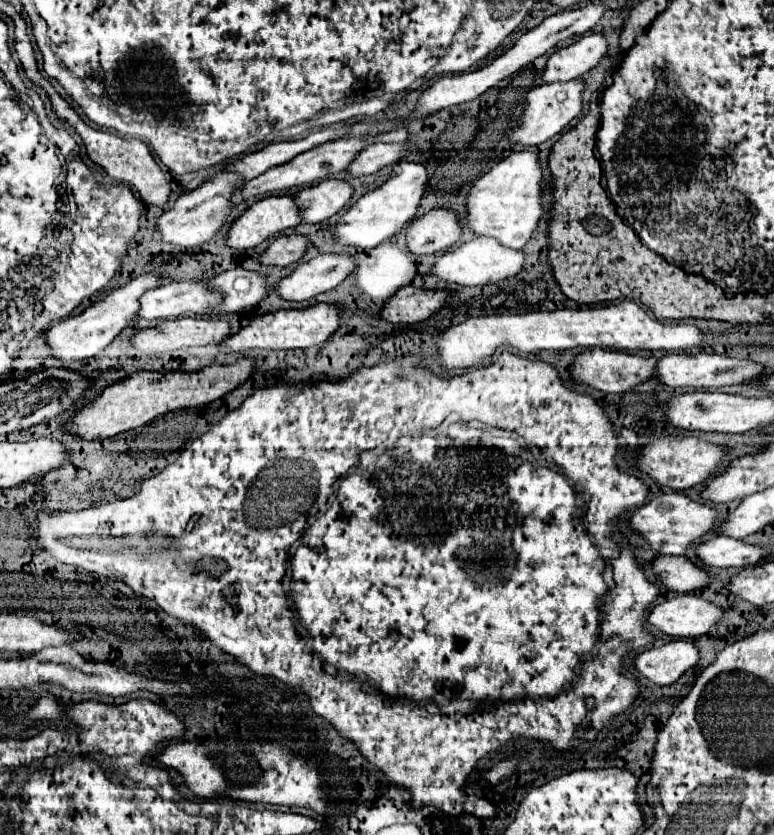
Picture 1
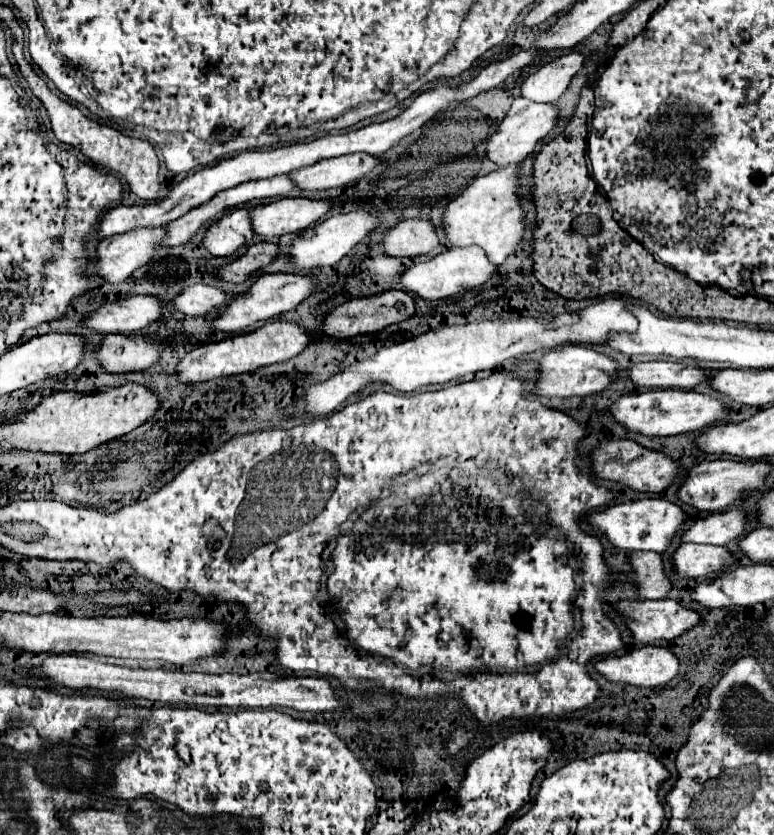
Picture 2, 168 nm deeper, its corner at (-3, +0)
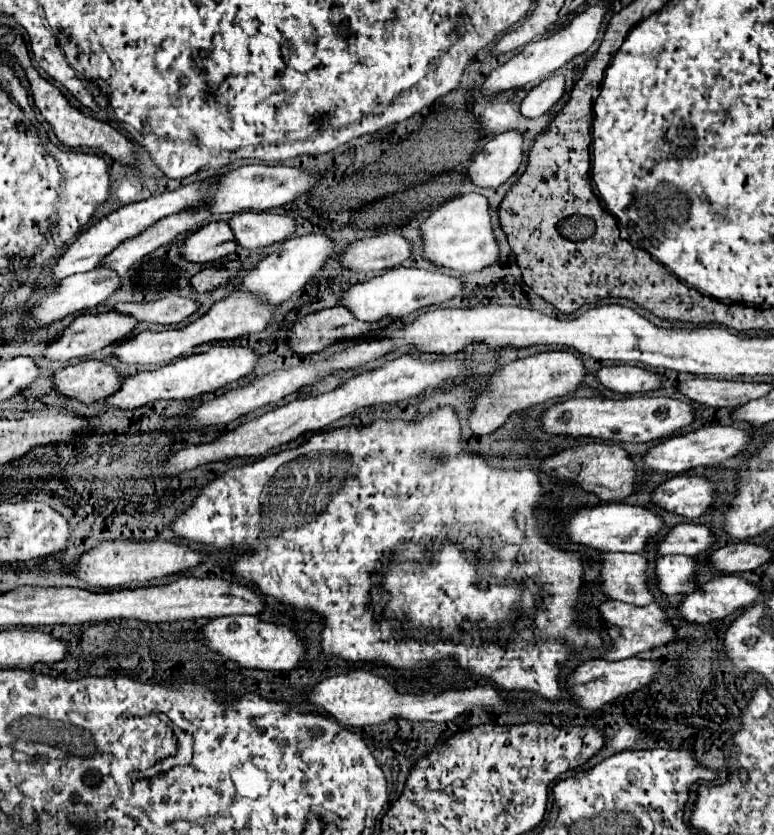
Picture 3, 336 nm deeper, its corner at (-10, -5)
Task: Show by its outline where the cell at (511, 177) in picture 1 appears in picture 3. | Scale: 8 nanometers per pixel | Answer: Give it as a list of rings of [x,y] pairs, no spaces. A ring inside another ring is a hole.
[[[465,194],[445,202],[421,224],[421,230],[425,240],[425,258],[439,266],[453,268],[459,274],[479,272],[501,260],[501,248],[491,226],[491,206],[481,194]]]

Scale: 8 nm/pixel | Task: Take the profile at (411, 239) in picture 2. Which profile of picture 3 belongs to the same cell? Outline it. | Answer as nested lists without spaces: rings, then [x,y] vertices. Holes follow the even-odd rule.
[[[397,232],[363,238],[341,254],[341,264],[351,270],[373,272],[401,266],[411,258],[411,244]]]

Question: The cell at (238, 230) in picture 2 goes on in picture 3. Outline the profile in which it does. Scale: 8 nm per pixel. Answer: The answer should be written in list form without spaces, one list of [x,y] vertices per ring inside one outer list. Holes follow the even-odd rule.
[[[211,222],[191,234],[183,244],[183,256],[191,262],[215,262],[237,250],[233,230],[227,222]]]

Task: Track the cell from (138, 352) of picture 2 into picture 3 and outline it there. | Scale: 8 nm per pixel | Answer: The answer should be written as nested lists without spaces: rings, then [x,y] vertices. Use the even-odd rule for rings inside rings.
[[[83,360],[55,374],[55,390],[83,402],[107,398],[121,386],[119,372],[101,360]]]

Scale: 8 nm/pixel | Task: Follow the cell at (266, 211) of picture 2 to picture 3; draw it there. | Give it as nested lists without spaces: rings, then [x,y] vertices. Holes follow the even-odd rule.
[[[241,212],[229,220],[235,240],[243,248],[271,246],[295,234],[297,222],[287,214],[275,212]]]

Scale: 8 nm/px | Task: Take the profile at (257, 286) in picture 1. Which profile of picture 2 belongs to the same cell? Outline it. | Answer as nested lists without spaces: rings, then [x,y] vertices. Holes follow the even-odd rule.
[[[190,285],[182,289],[174,299],[168,301],[168,307],[190,315],[190,317],[200,317],[208,315],[210,311],[218,309],[220,305],[226,305],[226,295],[218,287],[212,285]]]

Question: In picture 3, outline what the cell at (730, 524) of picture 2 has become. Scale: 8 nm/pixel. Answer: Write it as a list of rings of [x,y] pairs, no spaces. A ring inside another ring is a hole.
[[[677,524],[669,530],[669,534],[659,542],[659,556],[665,554],[687,554],[697,556],[709,550],[717,542],[713,530],[707,524]]]

